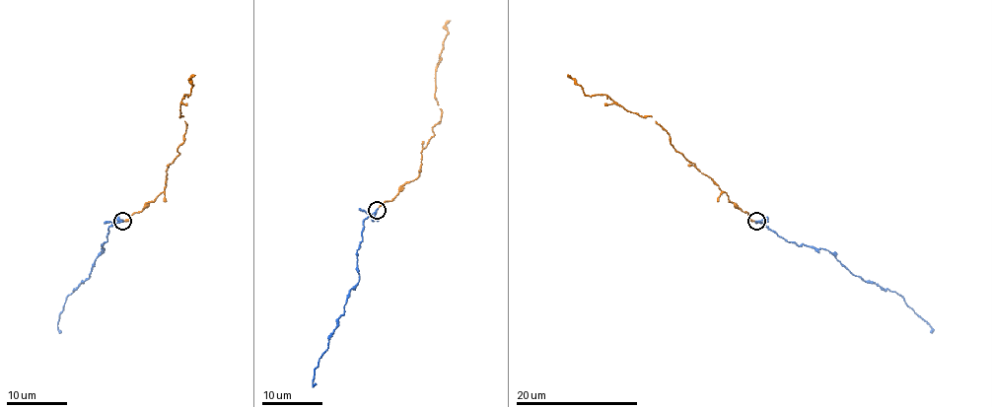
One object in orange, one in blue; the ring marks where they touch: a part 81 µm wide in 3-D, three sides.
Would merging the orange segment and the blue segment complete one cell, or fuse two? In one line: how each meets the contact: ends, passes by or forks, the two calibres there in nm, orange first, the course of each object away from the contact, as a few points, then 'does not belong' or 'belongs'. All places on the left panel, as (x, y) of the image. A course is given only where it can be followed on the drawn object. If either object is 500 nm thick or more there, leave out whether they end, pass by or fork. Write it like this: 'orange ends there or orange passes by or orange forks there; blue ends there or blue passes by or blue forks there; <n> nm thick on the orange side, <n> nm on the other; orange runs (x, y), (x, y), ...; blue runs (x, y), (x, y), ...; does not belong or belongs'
orange ends there; blue passes by; 140 nm thick on the orange side, 180 nm on the other; orange runs (121, 222), (165, 189), (166, 169), (184, 141), (179, 104), (184, 96), (188, 96), (193, 74); blue runs (121, 222), (107, 229), (104, 250), (90, 275), (65, 299), (59, 314), (61, 332); belongs

